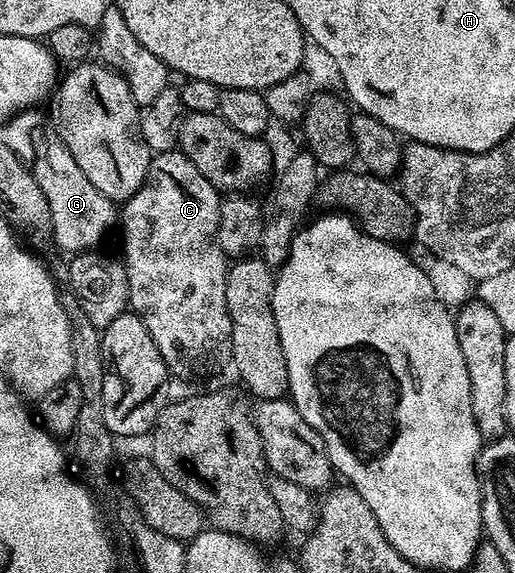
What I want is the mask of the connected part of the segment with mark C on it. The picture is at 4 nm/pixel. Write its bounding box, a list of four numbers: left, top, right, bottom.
[121,152,231,380]

